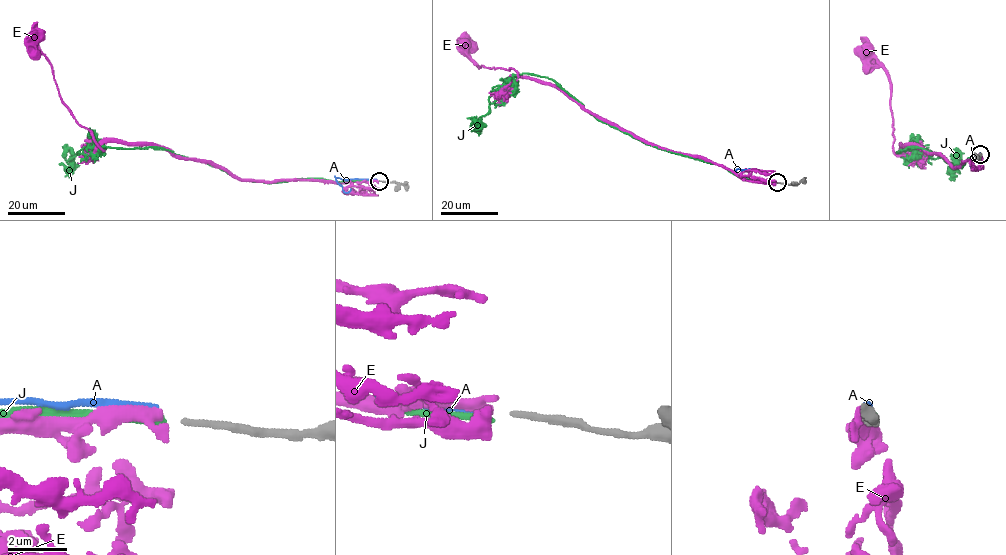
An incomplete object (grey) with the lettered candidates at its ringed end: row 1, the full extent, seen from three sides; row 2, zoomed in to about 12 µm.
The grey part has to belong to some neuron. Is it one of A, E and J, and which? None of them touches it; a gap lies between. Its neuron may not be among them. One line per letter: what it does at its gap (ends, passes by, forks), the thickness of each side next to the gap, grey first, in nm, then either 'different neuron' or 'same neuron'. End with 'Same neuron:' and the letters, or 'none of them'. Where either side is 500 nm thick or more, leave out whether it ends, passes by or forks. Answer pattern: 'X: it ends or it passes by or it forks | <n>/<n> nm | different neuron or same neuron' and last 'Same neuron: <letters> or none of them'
A: it ends | 200/200 nm | different neuron
E: it ends | 200/300 nm | different neuron
J: it ends | 200/240 nm | different neuron
Same neuron: none of them

